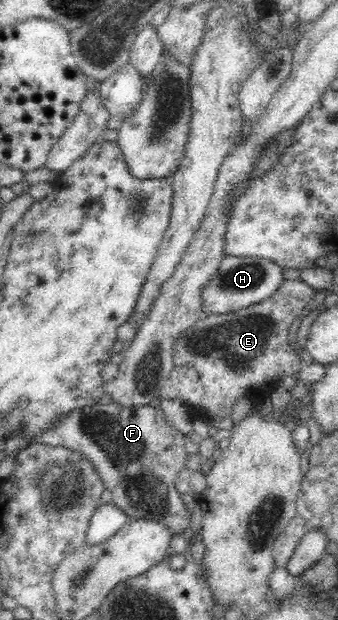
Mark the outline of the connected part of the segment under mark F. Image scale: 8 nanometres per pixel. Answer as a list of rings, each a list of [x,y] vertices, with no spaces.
[[[97,403],[69,410],[38,435],[25,440],[24,445],[39,443],[81,451],[101,475],[105,488],[111,491],[111,502],[115,506],[125,511],[130,519],[165,522],[175,536],[189,531],[191,515],[174,485],[177,471],[184,468],[188,455],[183,447],[183,436],[167,421],[161,407]]]

